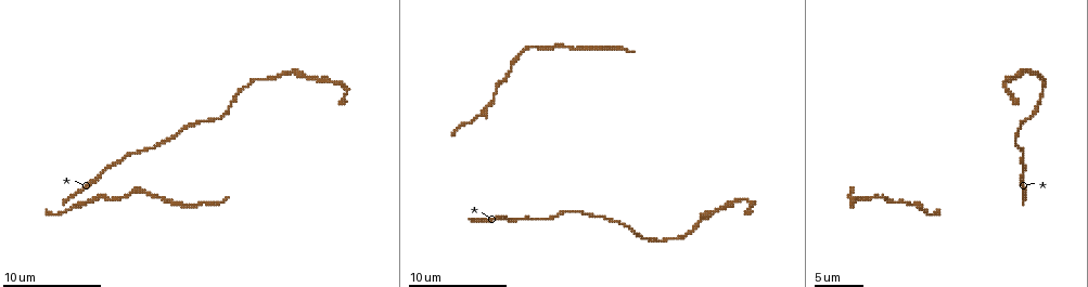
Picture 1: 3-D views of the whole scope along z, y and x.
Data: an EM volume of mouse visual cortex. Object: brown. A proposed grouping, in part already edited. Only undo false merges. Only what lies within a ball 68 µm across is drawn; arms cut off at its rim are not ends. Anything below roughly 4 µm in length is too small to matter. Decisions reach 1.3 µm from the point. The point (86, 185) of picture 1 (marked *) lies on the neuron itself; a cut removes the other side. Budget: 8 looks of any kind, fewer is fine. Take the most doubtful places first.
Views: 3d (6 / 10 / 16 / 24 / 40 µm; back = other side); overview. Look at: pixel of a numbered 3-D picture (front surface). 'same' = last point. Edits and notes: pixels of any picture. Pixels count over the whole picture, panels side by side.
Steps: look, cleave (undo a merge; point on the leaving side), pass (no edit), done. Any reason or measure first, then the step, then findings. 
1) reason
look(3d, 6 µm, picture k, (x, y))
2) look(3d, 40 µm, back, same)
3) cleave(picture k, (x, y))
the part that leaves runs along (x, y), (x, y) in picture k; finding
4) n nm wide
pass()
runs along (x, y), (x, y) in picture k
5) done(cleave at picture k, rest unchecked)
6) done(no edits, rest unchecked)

calibre changes
look(3d, 10 µm, picture 1, (741, 201))

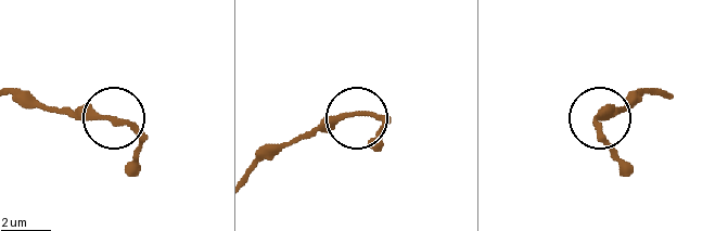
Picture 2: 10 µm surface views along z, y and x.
pass()
runs along (11, 93), (117, 122), (140, 142), (140, 165) in picture 2; all the same neuron

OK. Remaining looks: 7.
calibre changes
look(3d, 16 µm, picture 1, (695, 227))

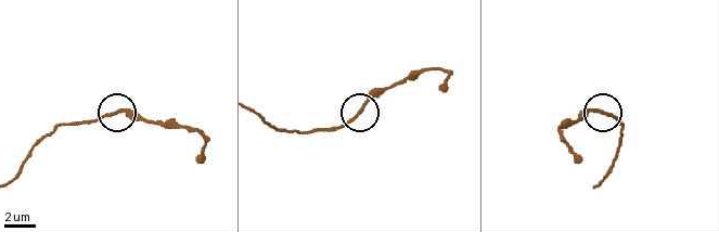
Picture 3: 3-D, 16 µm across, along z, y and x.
pass()
runs along (16, 174), (63, 125), (118, 112), (139, 118) in picture 3; continuous, no second neuron

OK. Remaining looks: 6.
sudden change in width
look(3d, 10 µm, picture 1, (171, 201))

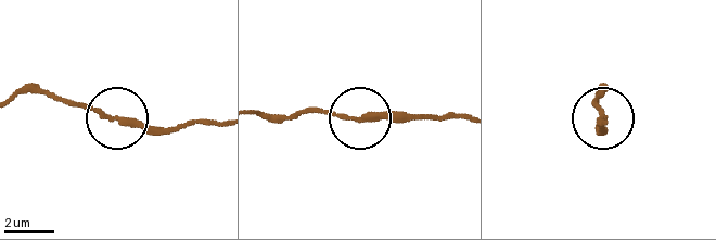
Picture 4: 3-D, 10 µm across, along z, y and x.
220 nm wide
pass()
all the same neuron

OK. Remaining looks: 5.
calibre changes
look(3d, 16 µm, picture 1, (127, 193))

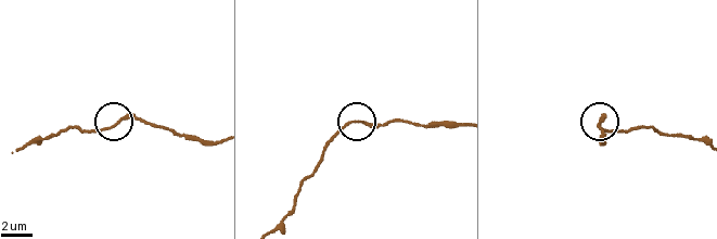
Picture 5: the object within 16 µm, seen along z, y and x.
pass()
all the same neuron

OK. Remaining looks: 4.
done(no edits, rest unchecked)

